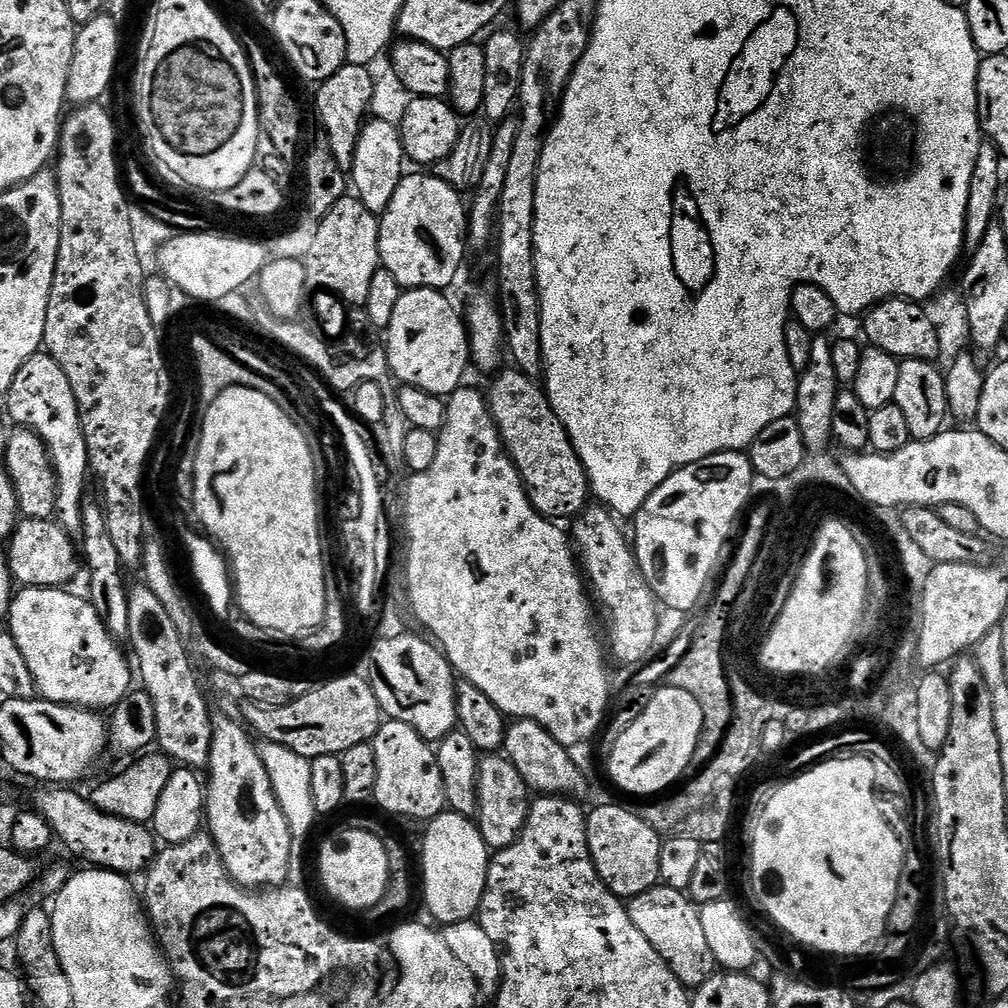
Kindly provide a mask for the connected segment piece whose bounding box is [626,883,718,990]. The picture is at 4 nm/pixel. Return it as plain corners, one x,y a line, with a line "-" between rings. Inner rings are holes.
664,884
646,890
646,894
638,894
626,904
630,914
630,922
642,930
646,942
658,950
658,954
670,966
670,970
684,983
684,987
695,990
710,977
715,976
718,965
714,958
714,950
710,950
710,942
706,938
706,930
702,927
700,908
687,892
679,892

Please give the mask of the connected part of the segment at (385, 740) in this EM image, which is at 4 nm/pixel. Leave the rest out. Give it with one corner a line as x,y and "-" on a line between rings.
385,719
370,742
378,761
378,786
374,804
392,816
409,816
412,820
430,822
445,811
444,783
438,770
433,745
406,722

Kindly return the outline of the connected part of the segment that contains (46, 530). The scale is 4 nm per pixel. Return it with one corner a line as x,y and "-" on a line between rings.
21,519
12,531
12,539
8,541
8,565
12,571
12,579
17,585
25,588
64,588
76,575
81,575
82,560
72,549
72,544
68,541
69,533
55,519
50,520
30,520

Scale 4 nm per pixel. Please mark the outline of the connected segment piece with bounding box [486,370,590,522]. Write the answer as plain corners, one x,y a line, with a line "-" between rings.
519,370
511,371
501,371
495,377
497,380
493,382
492,389
486,392
496,426
504,437
505,449
524,479
524,487
528,489
536,511
556,522
571,521
589,507
588,472
558,414
552,409
547,391
541,385
539,388
533,377

